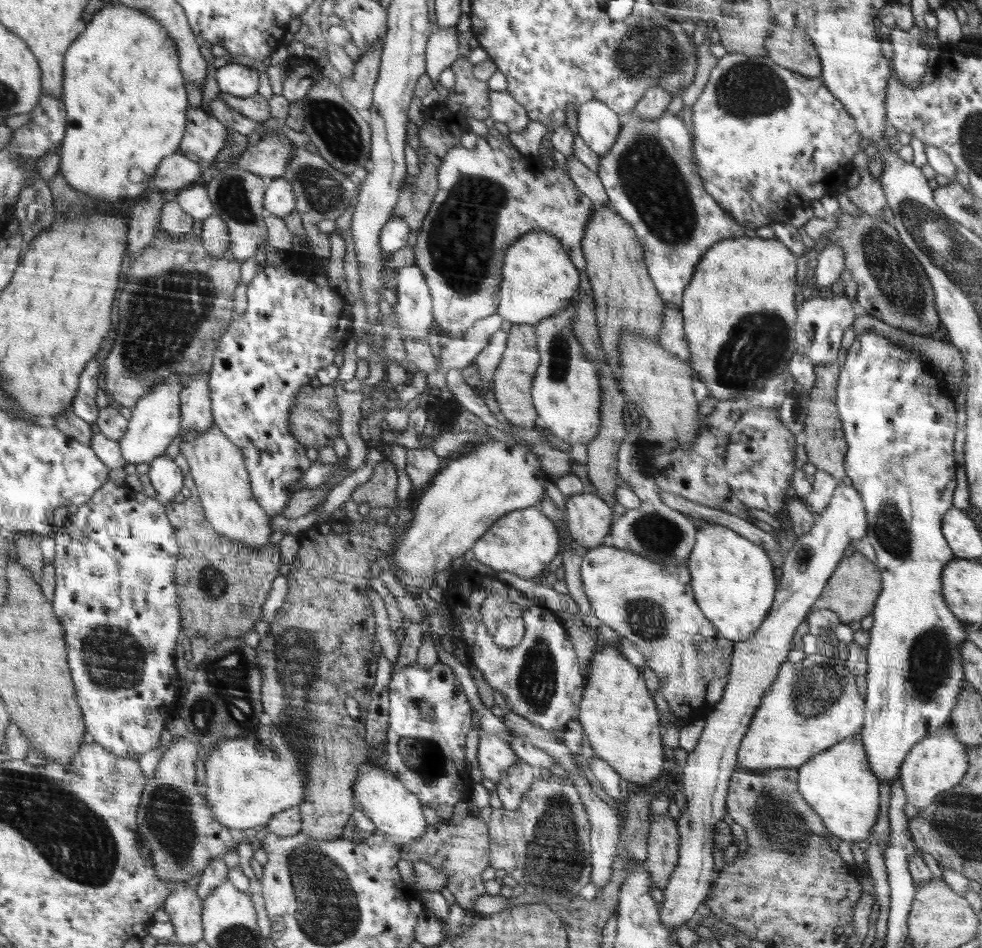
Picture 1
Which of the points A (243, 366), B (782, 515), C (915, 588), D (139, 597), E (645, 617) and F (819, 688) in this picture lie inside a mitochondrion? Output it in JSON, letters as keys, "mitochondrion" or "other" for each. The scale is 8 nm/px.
{"A":"other","B":"other","C":"other","D":"other","E":"mitochondrion","F":"mitochondrion"}

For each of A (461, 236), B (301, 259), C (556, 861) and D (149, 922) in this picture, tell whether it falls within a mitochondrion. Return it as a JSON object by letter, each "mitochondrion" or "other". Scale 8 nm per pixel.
{"A":"mitochondrion","B":"other","C":"mitochondrion","D":"other"}

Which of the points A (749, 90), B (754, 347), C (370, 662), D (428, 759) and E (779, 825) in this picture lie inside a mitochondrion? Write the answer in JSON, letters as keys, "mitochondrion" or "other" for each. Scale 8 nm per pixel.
{"A":"mitochondrion","B":"mitochondrion","C":"other","D":"mitochondrion","E":"mitochondrion"}

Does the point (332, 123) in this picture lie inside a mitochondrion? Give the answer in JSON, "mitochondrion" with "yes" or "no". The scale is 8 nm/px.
{"mitochondrion":"yes"}

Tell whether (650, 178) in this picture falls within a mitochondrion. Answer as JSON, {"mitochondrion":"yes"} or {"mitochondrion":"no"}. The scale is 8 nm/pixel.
{"mitochondrion":"yes"}

